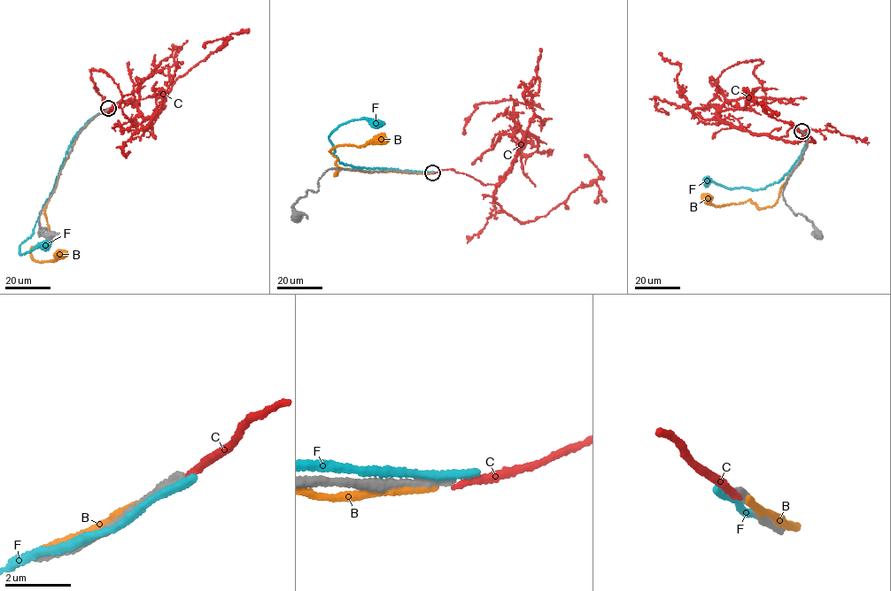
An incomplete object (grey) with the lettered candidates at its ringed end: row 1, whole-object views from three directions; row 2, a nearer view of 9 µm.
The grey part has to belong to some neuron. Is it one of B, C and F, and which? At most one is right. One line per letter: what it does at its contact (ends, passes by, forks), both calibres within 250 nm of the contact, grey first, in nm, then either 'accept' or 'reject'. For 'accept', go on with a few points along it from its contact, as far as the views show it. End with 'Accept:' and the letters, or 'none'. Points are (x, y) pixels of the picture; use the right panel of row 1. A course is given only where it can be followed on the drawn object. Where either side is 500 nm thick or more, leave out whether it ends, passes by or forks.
B: it ends; calibres 200 and 260 nm; reject
C: it ends; calibres 240 and 190 nm; reject
F: it ends; calibres 280 and 320 nm; reject
Accept: none

